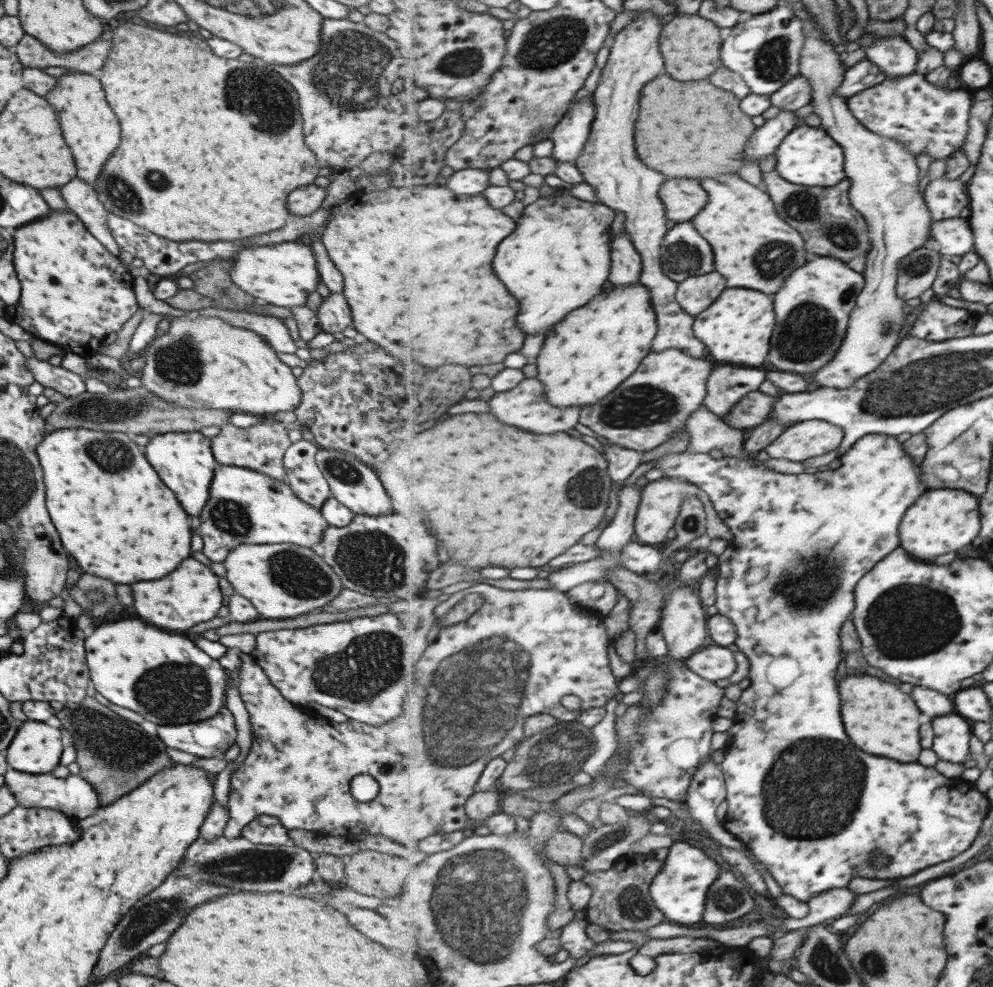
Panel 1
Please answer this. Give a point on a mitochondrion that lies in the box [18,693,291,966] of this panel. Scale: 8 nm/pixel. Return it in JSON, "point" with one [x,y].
{"point":[116,747]}

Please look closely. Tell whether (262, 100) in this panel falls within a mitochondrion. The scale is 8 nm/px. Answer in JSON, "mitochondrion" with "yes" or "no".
{"mitochondrion":"yes"}

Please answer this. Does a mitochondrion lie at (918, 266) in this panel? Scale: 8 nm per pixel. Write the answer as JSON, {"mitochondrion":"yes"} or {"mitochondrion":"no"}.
{"mitochondrion":"yes"}

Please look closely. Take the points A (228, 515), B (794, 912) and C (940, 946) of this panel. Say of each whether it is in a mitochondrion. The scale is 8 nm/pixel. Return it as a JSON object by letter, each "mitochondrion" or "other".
{"A":"mitochondrion","B":"other","C":"other"}

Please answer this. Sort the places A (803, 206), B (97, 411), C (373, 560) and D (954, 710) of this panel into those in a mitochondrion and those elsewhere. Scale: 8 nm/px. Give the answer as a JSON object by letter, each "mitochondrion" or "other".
{"A":"mitochondrion","B":"mitochondrion","C":"mitochondrion","D":"other"}

